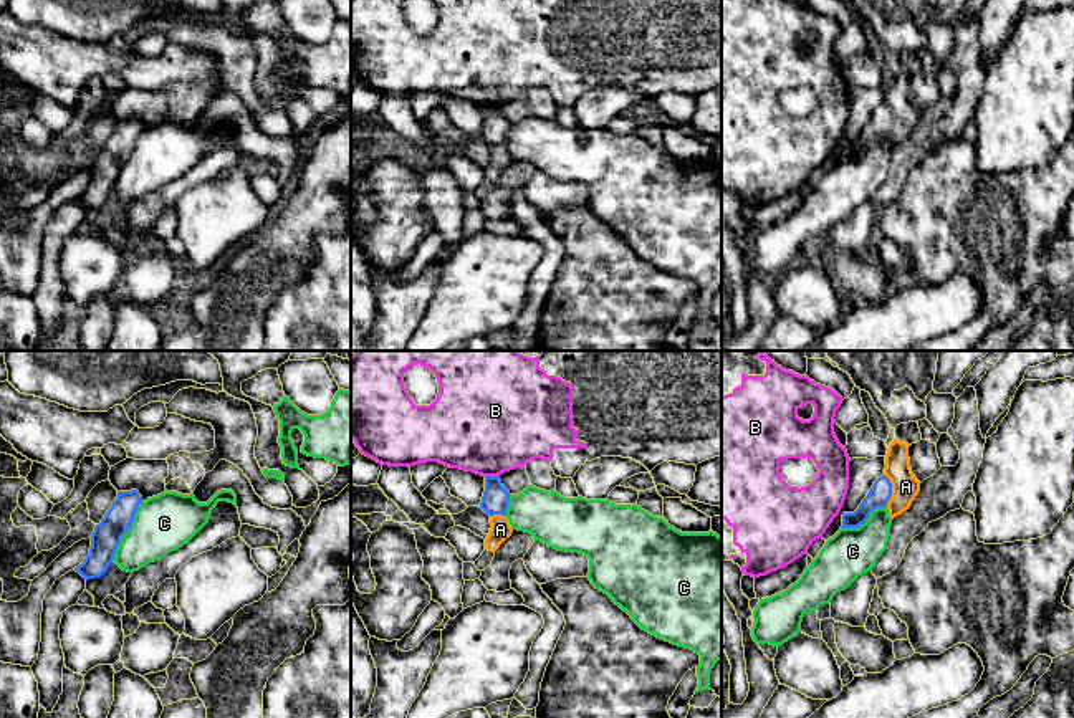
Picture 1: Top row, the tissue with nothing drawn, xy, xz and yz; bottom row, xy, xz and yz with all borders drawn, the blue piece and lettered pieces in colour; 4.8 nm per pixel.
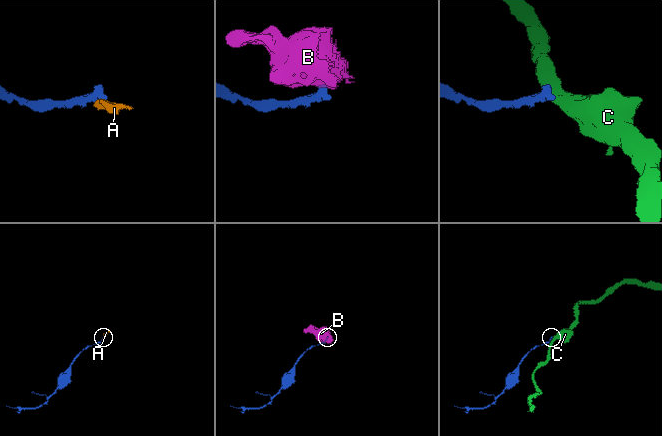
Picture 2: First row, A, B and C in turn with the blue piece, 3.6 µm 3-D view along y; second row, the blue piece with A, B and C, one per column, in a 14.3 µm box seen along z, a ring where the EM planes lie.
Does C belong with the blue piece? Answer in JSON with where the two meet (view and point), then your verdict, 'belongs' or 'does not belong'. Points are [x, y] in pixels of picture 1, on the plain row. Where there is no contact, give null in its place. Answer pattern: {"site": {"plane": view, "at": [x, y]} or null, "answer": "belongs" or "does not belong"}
{"site": {"plane": "xy", "at": [128, 159]}, "answer": "does not belong"}

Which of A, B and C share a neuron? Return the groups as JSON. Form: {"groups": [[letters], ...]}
{"groups": [["A"], ["B"], ["C"]]}

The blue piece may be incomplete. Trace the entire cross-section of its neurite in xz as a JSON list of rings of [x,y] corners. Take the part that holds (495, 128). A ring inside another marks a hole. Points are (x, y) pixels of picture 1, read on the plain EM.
[[[485,106],[485,121],[480,137],[490,146],[490,162],[485,167],[485,179],[495,182],[500,174],[511,165],[513,157],[506,147],[510,121],[498,106]]]

